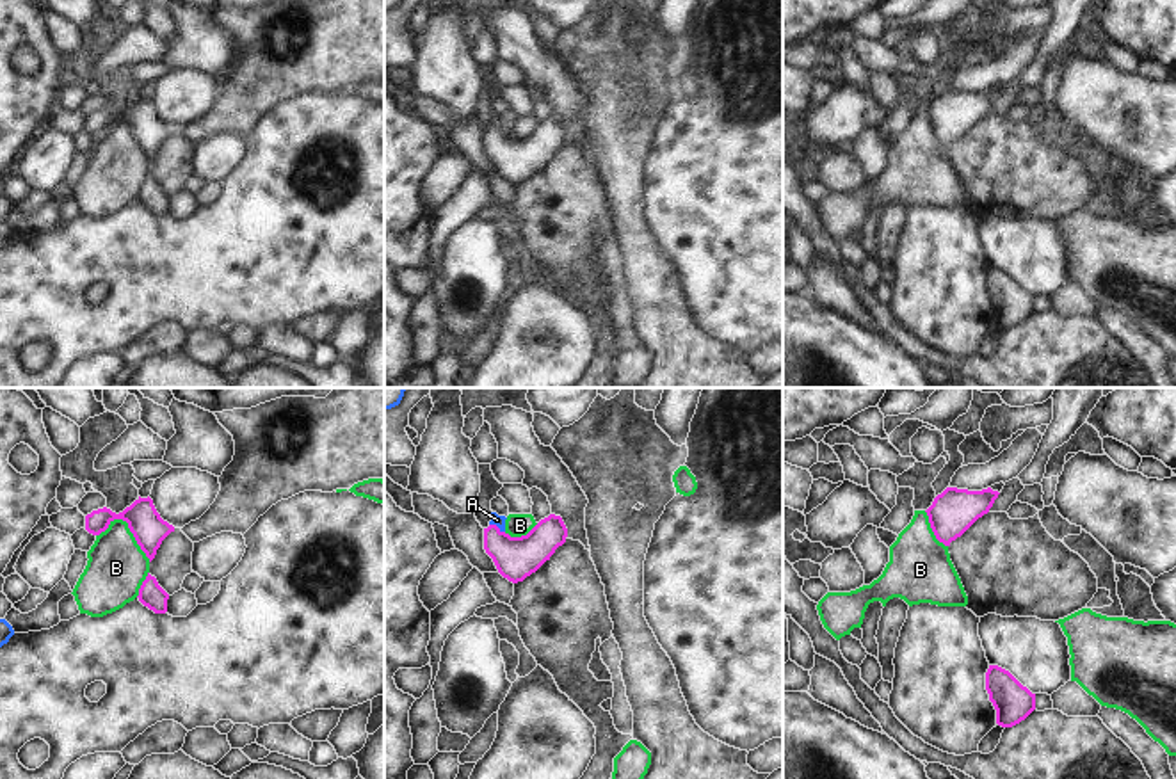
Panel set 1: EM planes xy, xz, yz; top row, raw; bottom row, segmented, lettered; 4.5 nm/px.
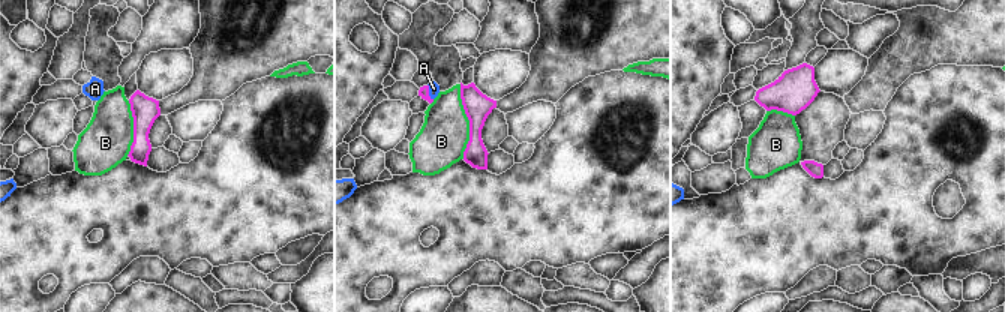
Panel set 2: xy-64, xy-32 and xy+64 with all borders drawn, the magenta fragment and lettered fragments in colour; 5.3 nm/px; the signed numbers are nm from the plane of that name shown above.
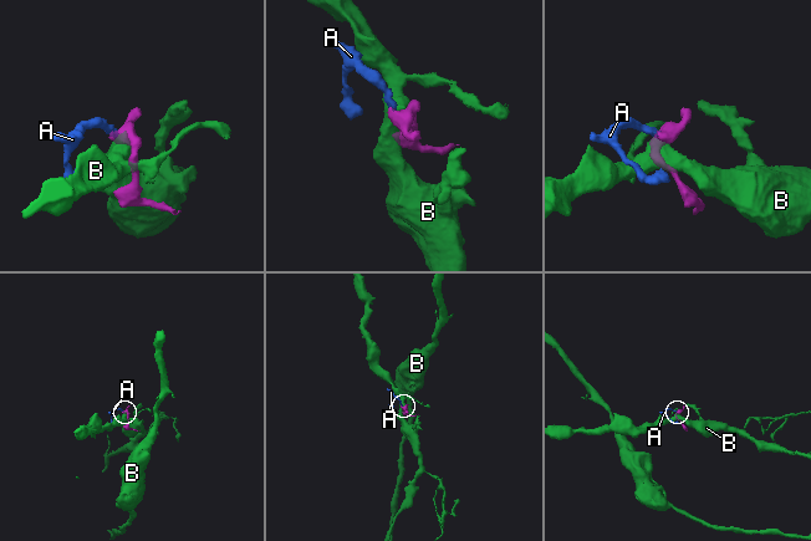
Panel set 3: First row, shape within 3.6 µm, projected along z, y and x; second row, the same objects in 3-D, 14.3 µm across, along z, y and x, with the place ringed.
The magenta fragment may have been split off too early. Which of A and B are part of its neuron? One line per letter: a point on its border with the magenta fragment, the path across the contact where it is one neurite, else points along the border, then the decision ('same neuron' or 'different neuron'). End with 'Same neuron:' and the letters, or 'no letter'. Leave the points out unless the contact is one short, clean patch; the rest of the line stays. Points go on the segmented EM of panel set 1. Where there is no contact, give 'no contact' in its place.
A: xz (495, 525) | across xz (515, 557), (495, 538), (495, 525), (497, 520) | same neuron
B: xy (128, 527) | along xy (96, 534), (114, 520), (123, 520), (150, 561) | different neuron
Same neuron: A

